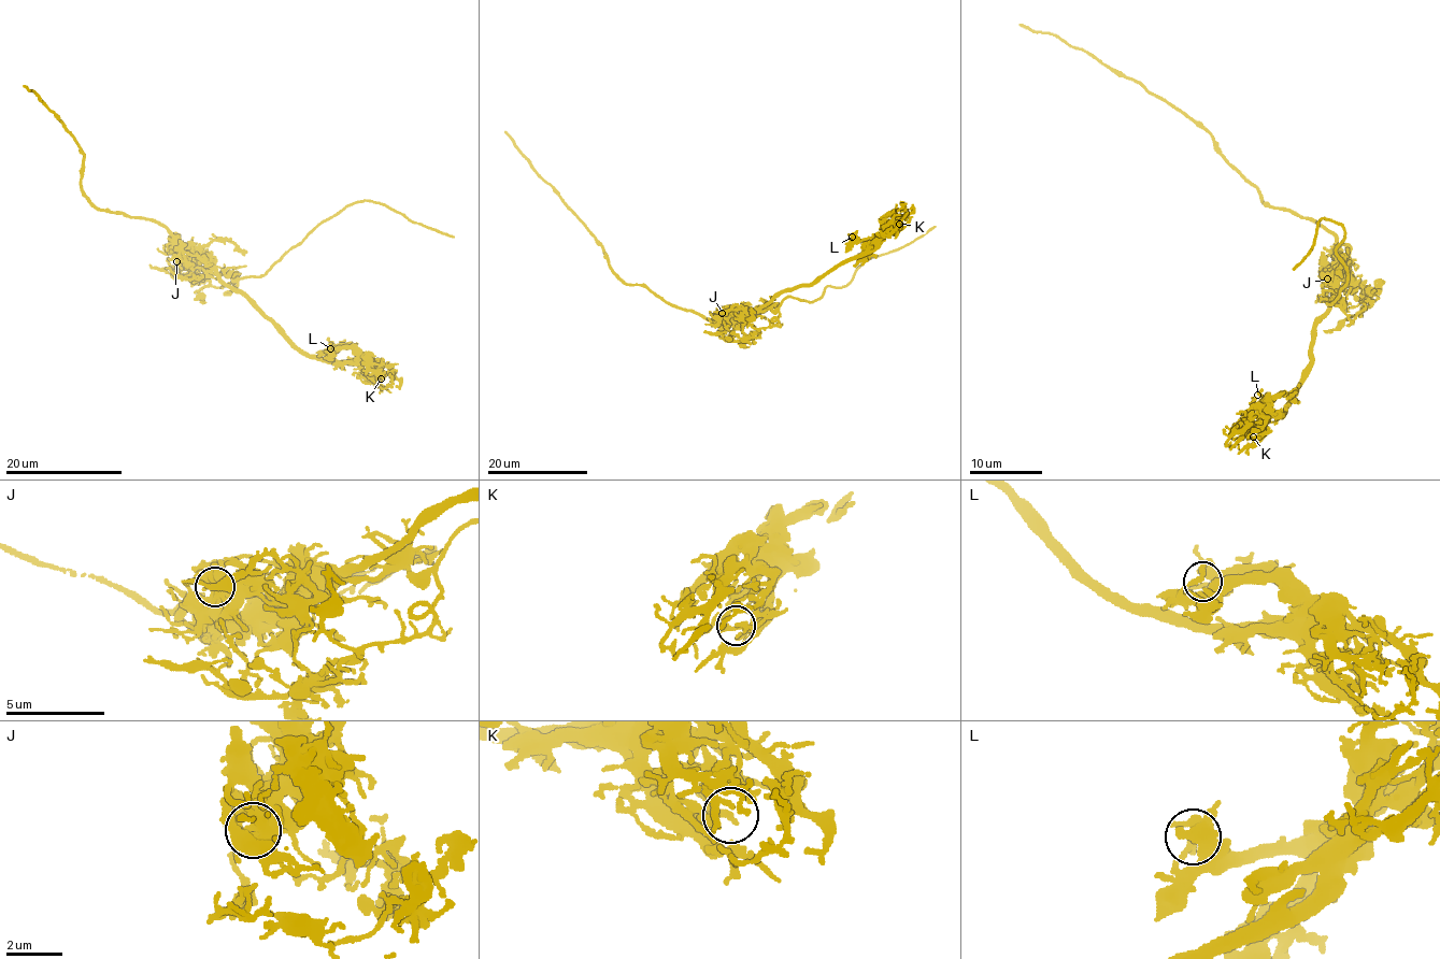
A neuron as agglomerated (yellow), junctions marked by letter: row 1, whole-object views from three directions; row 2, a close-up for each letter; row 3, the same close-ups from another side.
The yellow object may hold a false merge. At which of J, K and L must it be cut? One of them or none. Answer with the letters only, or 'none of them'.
J

